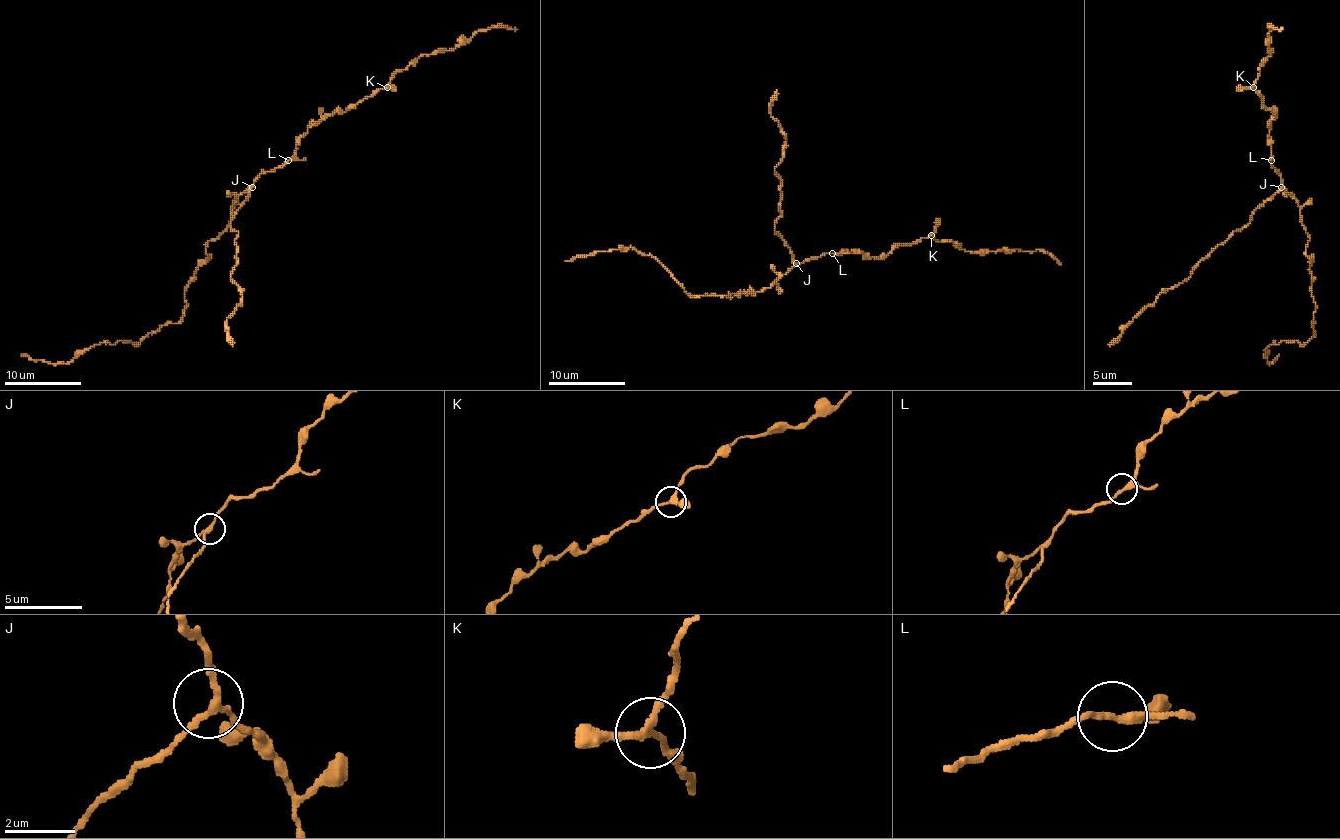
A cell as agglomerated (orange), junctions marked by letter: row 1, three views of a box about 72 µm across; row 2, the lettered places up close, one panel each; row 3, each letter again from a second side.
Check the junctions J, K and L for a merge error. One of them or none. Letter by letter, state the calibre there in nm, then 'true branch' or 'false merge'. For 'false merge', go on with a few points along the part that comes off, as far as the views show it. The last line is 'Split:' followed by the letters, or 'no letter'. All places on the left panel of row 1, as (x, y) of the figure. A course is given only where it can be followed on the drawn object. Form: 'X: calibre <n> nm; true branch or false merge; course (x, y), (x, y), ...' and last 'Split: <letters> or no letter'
J: calibre 190 nm; true branch
K: calibre 200 nm; true branch
L: calibre 200 nm; true branch
Split: no letter

